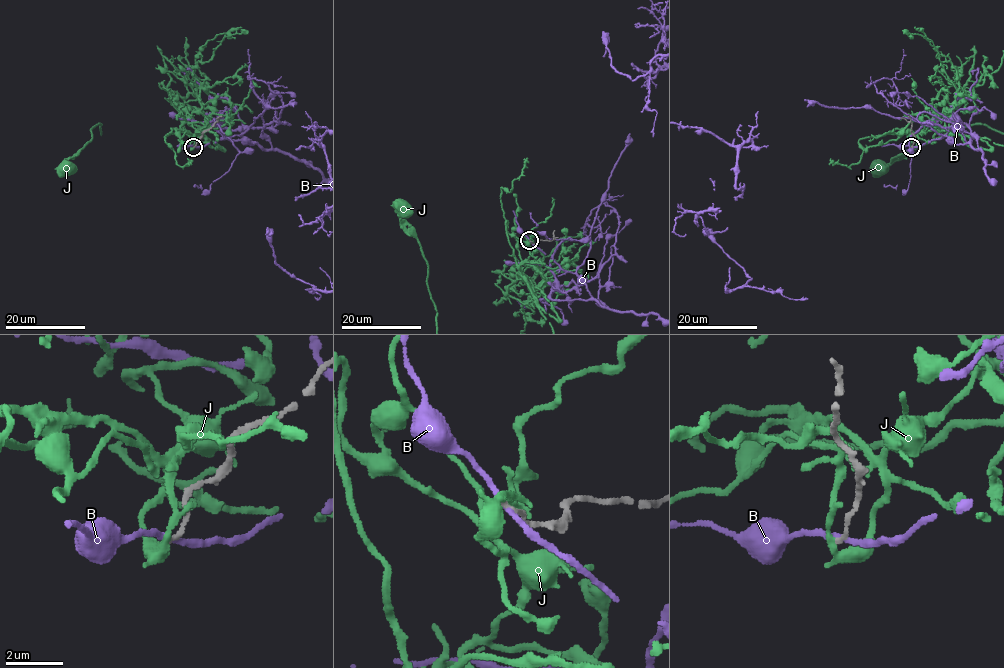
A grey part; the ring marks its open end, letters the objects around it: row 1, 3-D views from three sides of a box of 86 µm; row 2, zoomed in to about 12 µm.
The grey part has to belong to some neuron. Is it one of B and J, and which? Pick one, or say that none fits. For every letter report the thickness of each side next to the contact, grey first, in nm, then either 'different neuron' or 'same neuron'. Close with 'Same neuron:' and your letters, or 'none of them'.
B: calibres 160 and 170 nm; different neuron
J: calibres 140 and 240 nm; different neuron
Same neuron: none of them

